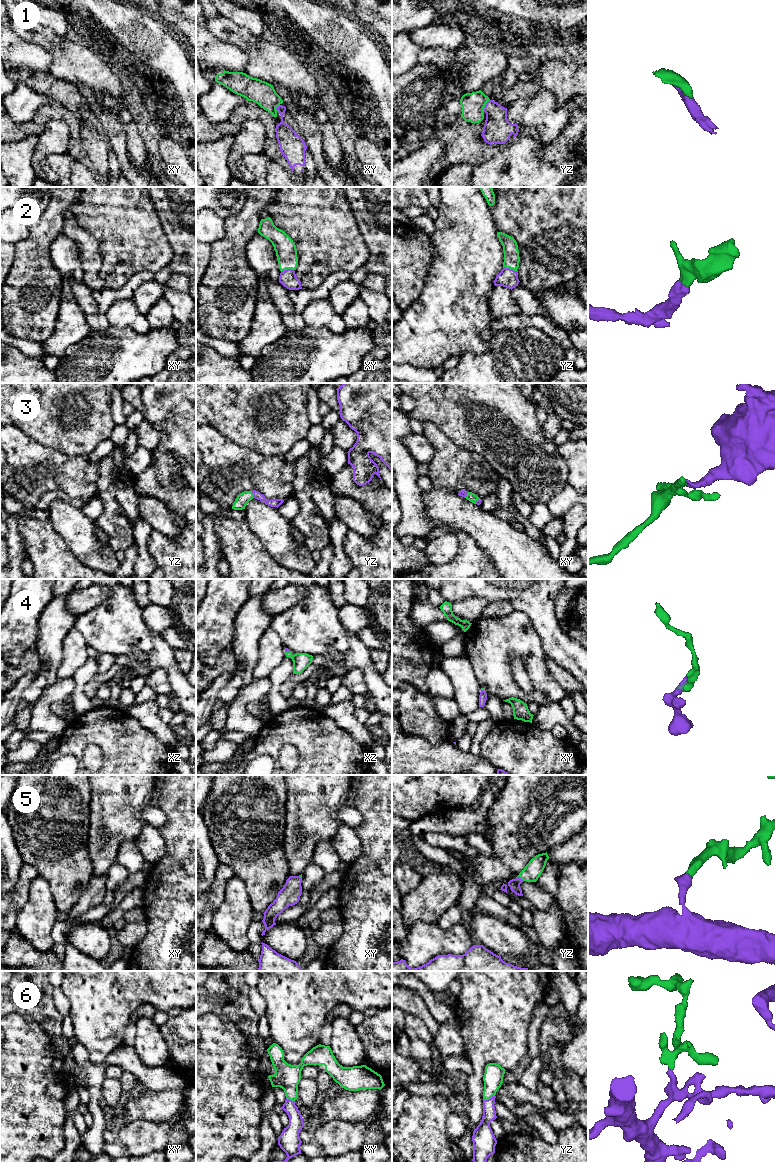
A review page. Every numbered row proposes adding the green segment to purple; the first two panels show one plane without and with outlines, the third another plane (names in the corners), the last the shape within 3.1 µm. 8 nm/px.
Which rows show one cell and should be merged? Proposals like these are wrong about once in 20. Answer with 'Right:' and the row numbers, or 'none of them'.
Right: 2, 3, 4, 5, 6

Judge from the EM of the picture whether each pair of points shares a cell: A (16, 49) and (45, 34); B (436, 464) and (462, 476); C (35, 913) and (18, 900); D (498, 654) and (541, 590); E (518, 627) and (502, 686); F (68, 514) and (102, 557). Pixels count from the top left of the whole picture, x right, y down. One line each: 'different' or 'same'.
A: different
B: same
C: different
D: different
E: same
F: same

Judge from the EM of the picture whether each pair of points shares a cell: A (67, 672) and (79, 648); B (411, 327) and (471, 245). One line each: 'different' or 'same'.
A: same
B: same

